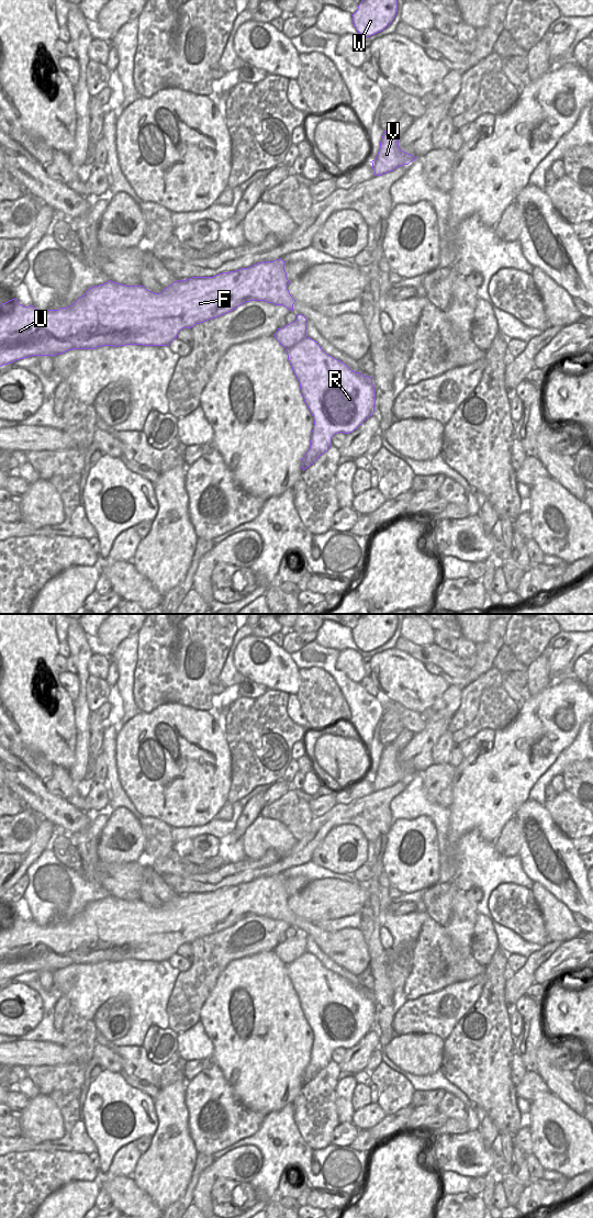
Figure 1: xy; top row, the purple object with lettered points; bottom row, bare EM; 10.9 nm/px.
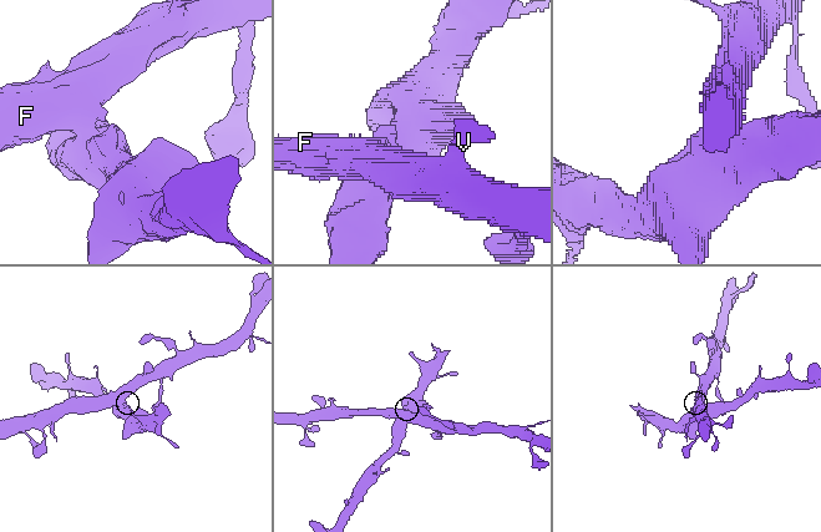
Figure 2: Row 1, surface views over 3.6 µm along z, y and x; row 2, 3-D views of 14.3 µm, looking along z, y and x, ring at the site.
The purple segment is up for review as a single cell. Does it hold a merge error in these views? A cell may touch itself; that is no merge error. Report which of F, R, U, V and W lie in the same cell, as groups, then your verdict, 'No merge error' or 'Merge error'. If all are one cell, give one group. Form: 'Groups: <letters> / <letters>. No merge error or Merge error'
Groups: F U V W / R. Merge error.

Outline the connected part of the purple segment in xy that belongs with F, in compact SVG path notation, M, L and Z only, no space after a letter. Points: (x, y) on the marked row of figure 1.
M280 258L213 277L177 280L160 293L154 293L141 284L126 286L109 280L88 289L71 305L59 310L40 311L32 304L29 306L20 304L16 299L9 300L0 305L0 367L31 356L54 357L72 349L125 345L168 346L182 328L191 328L195 324L216 319L249 301L265 301L293 311L295 300L288 290L290 281L287 278L284 265L286 261Z

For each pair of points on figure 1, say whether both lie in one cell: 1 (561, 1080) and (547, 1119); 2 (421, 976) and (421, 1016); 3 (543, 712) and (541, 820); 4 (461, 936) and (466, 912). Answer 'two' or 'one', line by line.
1: two
2: two
3: two
4: one

